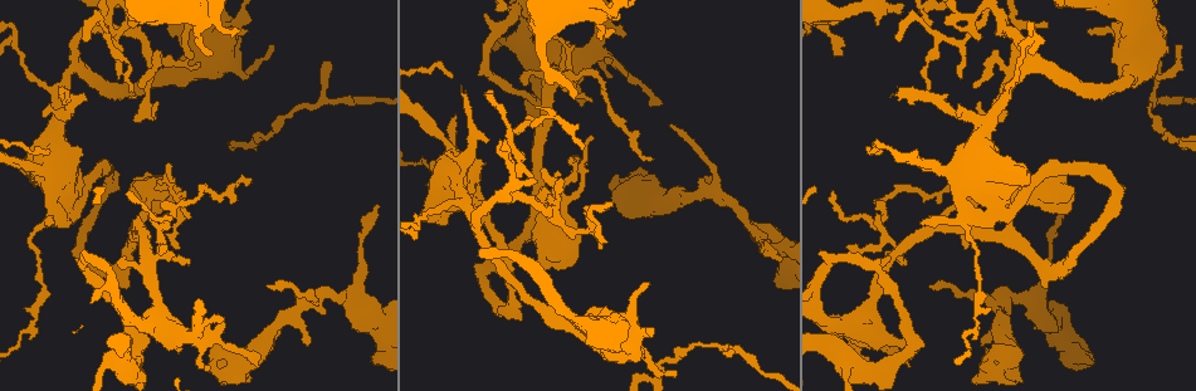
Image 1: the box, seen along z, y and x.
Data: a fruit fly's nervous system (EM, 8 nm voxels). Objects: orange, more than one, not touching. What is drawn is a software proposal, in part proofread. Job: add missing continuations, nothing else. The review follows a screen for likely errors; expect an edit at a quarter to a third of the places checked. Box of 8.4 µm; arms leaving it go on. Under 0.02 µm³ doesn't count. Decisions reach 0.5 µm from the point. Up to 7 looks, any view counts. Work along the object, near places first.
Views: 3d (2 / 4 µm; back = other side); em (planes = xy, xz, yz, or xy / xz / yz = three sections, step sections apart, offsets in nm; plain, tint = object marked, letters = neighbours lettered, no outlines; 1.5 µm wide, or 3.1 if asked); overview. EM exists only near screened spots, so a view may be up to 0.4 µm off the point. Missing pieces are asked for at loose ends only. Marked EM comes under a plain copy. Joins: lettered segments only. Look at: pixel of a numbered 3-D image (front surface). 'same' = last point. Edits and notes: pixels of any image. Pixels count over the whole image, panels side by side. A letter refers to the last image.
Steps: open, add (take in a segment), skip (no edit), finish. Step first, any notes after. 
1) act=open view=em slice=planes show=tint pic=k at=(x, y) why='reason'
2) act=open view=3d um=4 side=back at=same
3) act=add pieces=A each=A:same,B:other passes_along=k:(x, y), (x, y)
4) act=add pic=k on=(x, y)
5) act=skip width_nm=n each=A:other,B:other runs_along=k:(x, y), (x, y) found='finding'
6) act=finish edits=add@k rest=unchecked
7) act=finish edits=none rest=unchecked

act=open view=3d um=4 pic=1 at=(1018, 349) why='an open end'

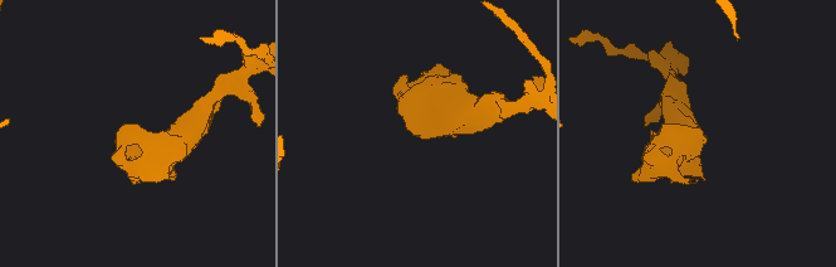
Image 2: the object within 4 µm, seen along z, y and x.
act=open view=em slice=xz step=4 show=letters pic=2 at=(418, 135) why='need the tissue'

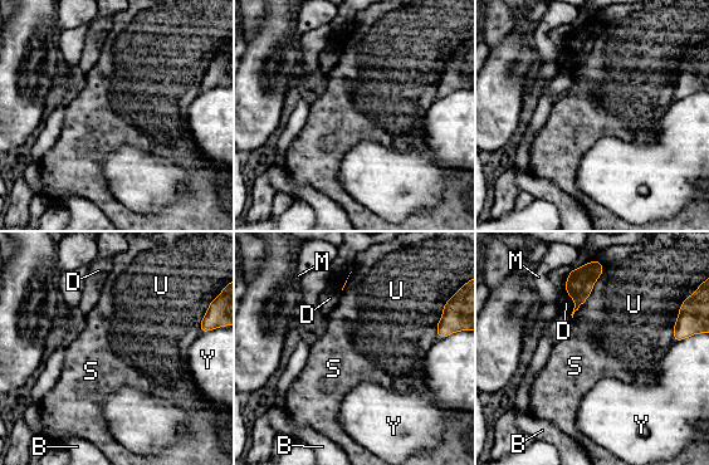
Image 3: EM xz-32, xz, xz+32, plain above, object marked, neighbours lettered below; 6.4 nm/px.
act=open view=em slice=xy step=8 show=letters at=same

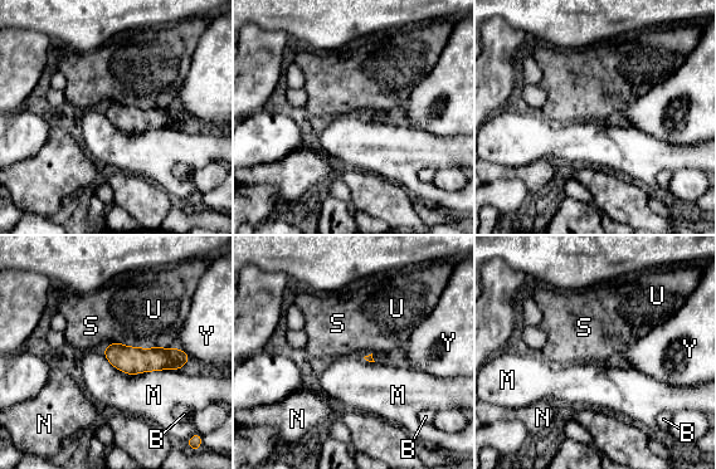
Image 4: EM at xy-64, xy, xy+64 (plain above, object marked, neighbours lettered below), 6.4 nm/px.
act=skip longest_contact=M:550nm each=B:other,M:other,N:other,S:other,U:other,Y:other found='none of them fits'

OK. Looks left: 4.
act=open view=em slice=xy step=8 show=letters pic=1 at=(709, 176) why='branch stops here'

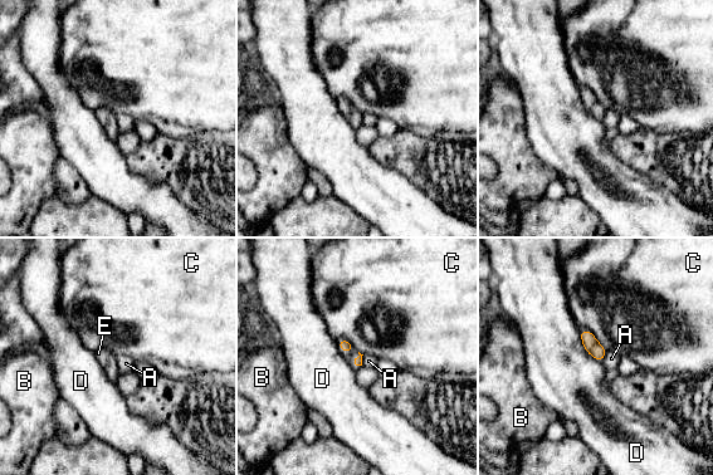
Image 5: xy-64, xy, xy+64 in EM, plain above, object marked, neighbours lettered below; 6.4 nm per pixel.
act=add pieces=E each=A:other,B:other,C:other,D:other,E:same found='the neuron continues'

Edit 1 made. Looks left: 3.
act=open view=em slice=xy step=8 show=letters pic=1 at=(465, 94) why='thin end'

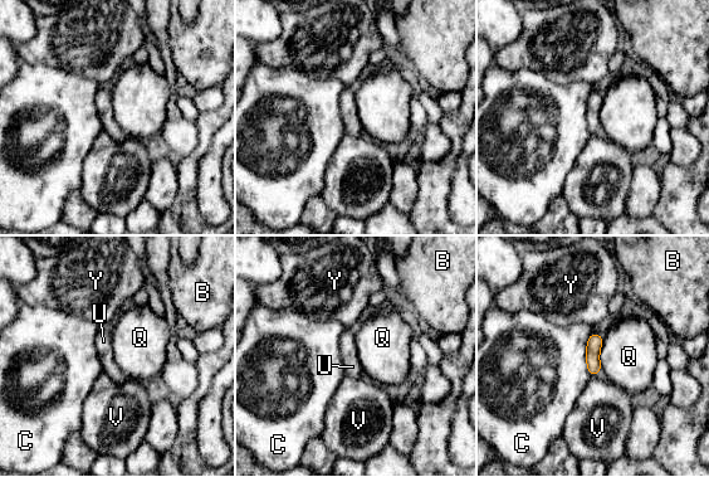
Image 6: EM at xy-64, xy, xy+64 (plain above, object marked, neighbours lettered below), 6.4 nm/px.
act=open view=em slice=planes show=letters at=same

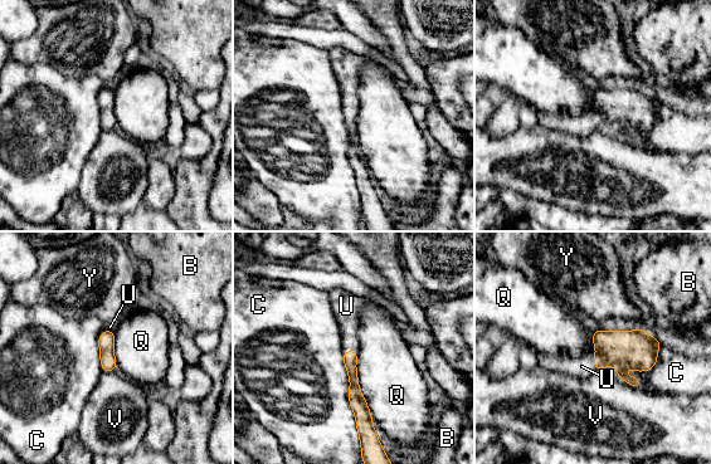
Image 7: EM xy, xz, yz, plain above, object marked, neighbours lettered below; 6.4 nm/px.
act=add pieces=U width_nm=90 each=B:other,C:other,Q:other,U:same,V:other,Y:other passes_along=7:(619, 348), (594, 357), (582, 366) found='the neuron continues'

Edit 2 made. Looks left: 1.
act=finish edits=add@5,add@7 rest=unchecked

